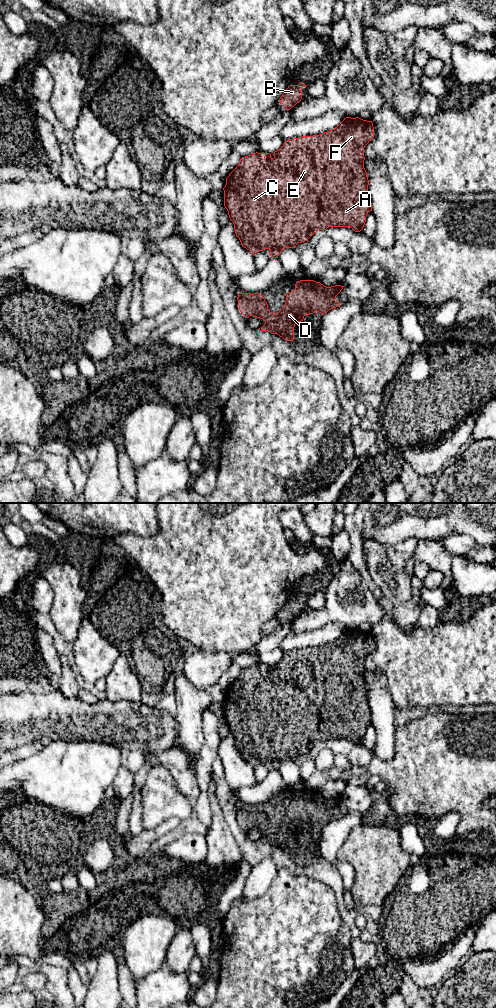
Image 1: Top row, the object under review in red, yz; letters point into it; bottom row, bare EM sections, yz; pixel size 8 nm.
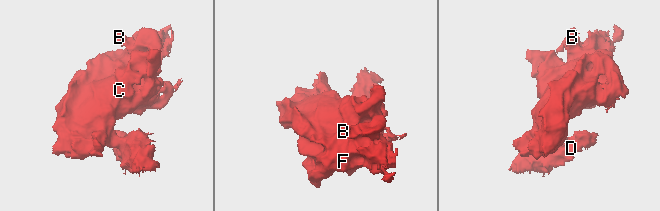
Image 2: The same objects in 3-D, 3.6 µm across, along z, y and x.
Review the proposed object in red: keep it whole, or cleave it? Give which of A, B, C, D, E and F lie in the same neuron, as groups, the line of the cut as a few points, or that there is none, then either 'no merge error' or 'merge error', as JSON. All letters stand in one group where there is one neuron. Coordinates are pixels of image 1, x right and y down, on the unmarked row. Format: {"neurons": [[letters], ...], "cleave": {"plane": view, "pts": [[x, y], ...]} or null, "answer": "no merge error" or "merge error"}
{"neurons": [["A", "B", "C", "D", "E", "F"]], "cleave": null, "answer": "no merge error"}

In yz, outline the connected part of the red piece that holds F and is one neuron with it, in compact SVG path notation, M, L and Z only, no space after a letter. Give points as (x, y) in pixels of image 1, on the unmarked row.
M346 629L336 640L319 647L302 648L285 653L283 658L274 664L274 669L270 665L253 665L242 669L238 678L226 690L224 702L224 718L228 723L230 732L234 736L235 746L239 750L242 758L250 763L254 768L258 763L270 761L270 768L278 770L285 760L294 760L298 755L307 753L318 742L326 742L329 739L351 739L355 744L360 744L366 734L367 726L372 723L371 709L368 703L368 687L364 680L364 660L374 649L374 639L372 633L363 632L359 629Z

